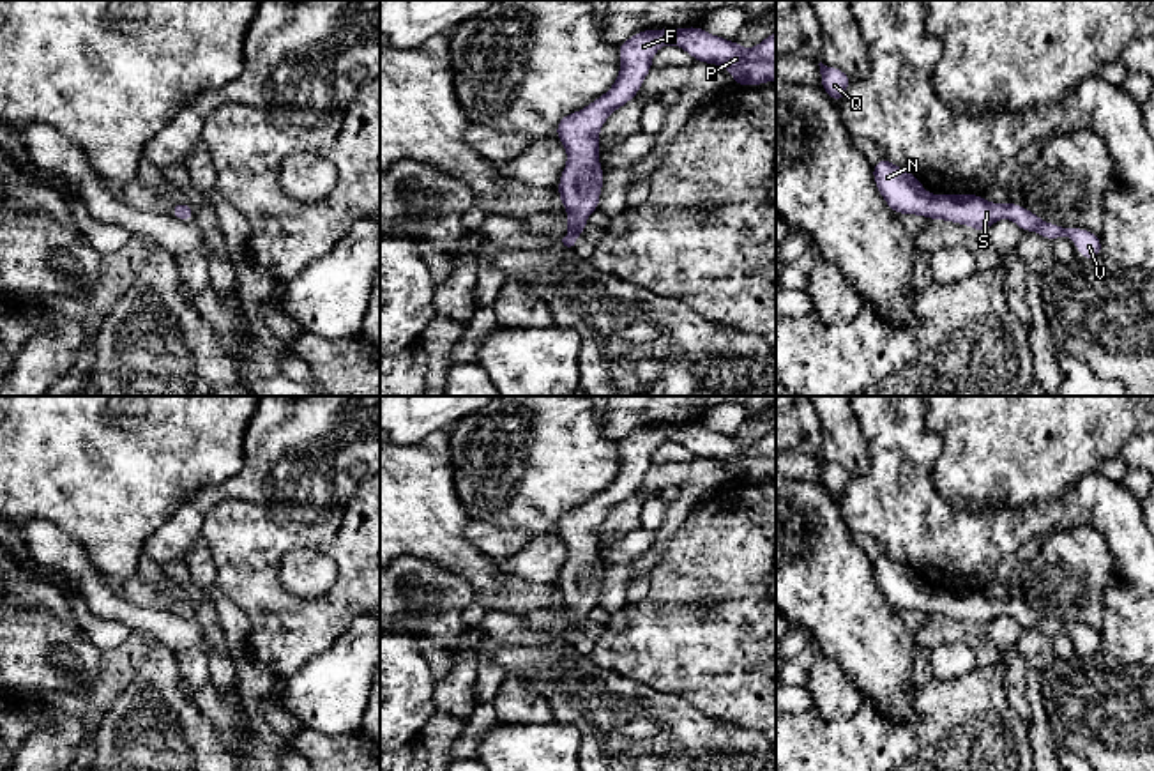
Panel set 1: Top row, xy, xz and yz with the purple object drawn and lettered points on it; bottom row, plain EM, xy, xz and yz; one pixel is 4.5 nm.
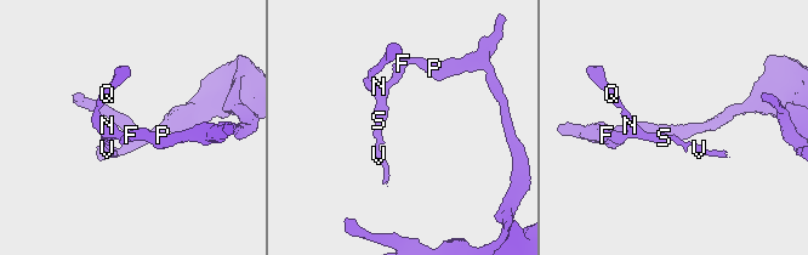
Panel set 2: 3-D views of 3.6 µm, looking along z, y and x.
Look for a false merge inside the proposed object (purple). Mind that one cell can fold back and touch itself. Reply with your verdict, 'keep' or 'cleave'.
cleave

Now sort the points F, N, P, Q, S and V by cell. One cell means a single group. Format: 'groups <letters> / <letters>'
groups F N P Q S / V

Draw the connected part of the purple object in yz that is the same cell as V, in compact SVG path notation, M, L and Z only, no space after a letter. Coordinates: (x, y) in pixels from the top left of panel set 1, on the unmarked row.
M1011 598L1004 599L1004 614L1013 615L1021 624L1021 628L1037 628L1050 638L1060 631L1067 631L1078 642L1078 651L1085 656L1092 656L1103 651L1099 631L1085 624L1050 621L1029 605Z

